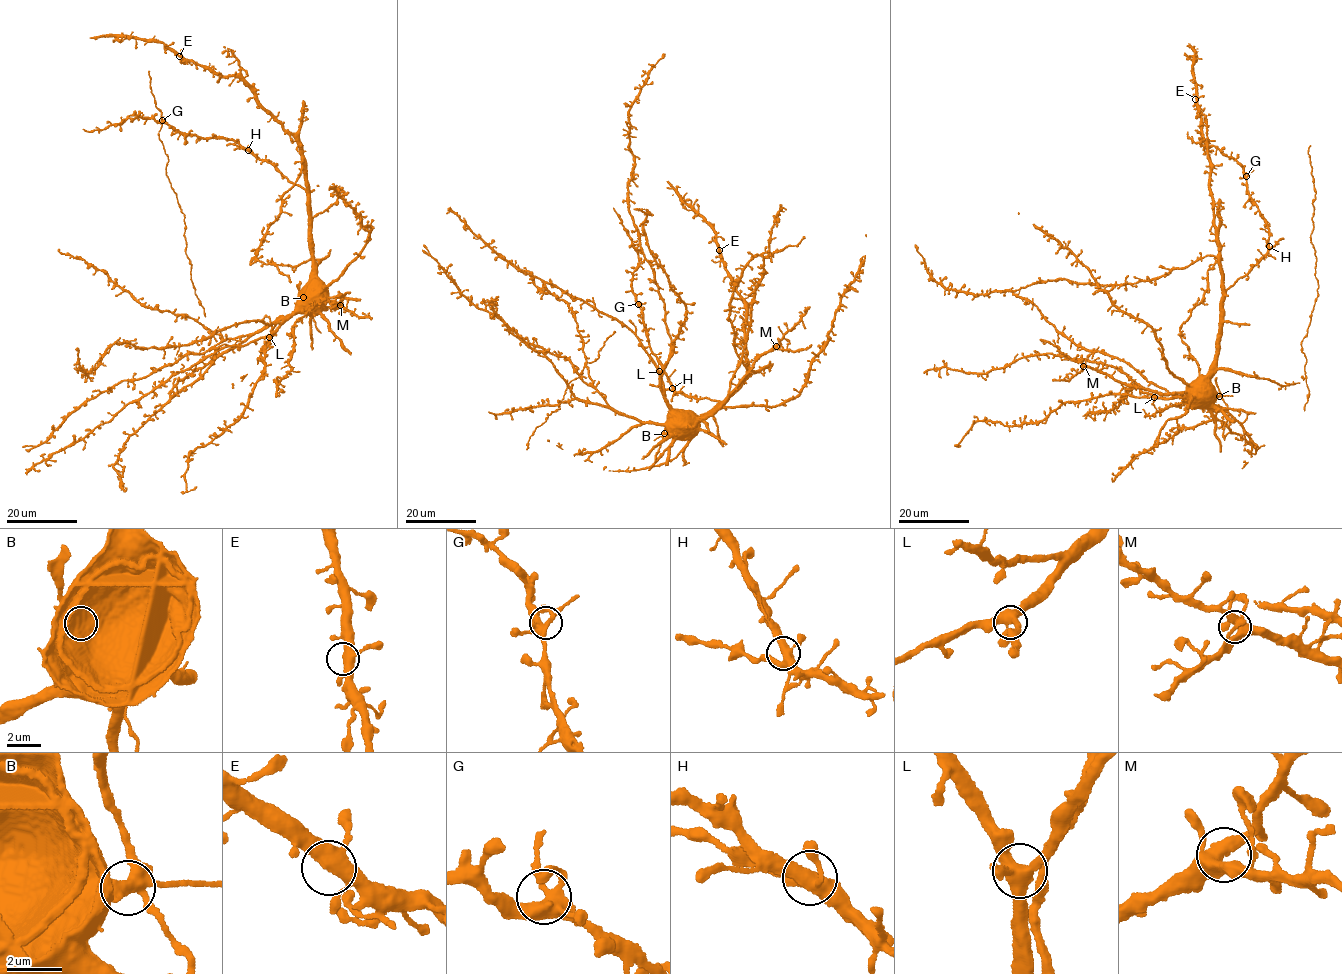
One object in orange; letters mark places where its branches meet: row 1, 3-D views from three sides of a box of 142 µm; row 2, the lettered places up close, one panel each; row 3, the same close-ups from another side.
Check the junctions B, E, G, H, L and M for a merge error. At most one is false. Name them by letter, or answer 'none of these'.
B

